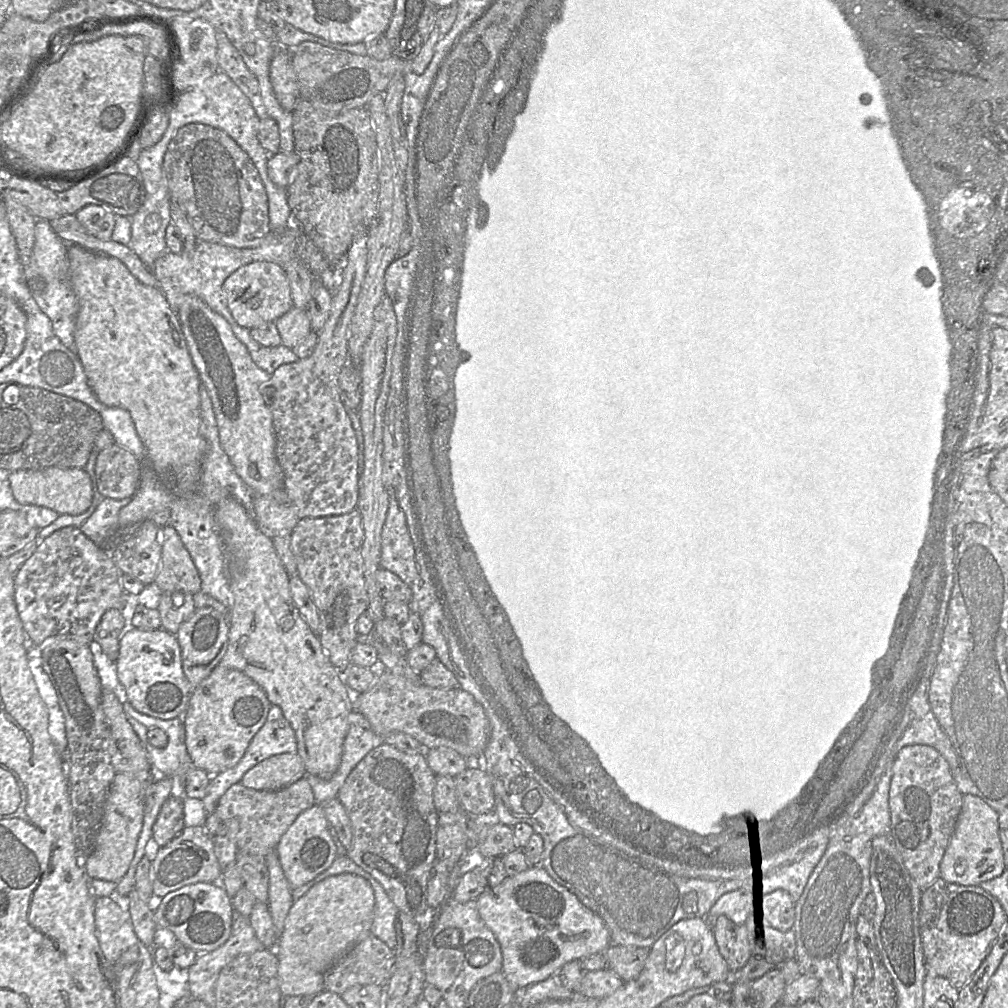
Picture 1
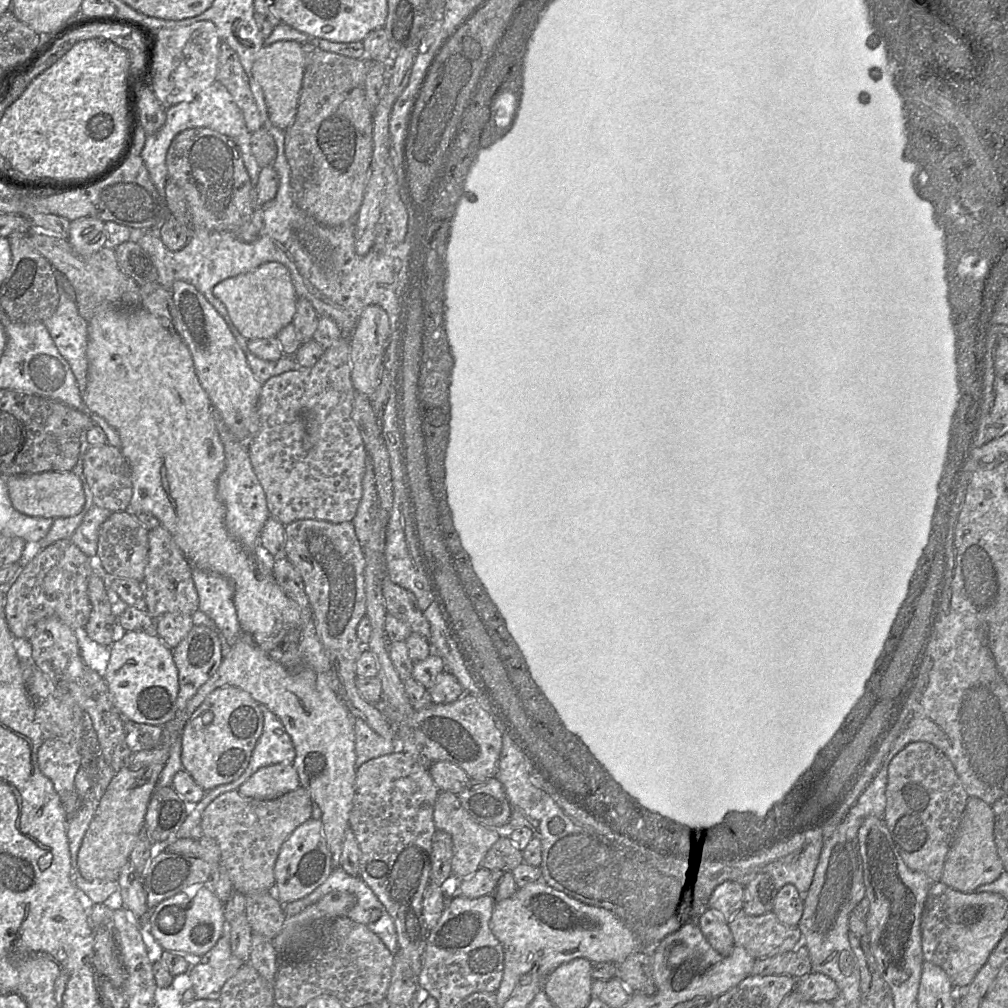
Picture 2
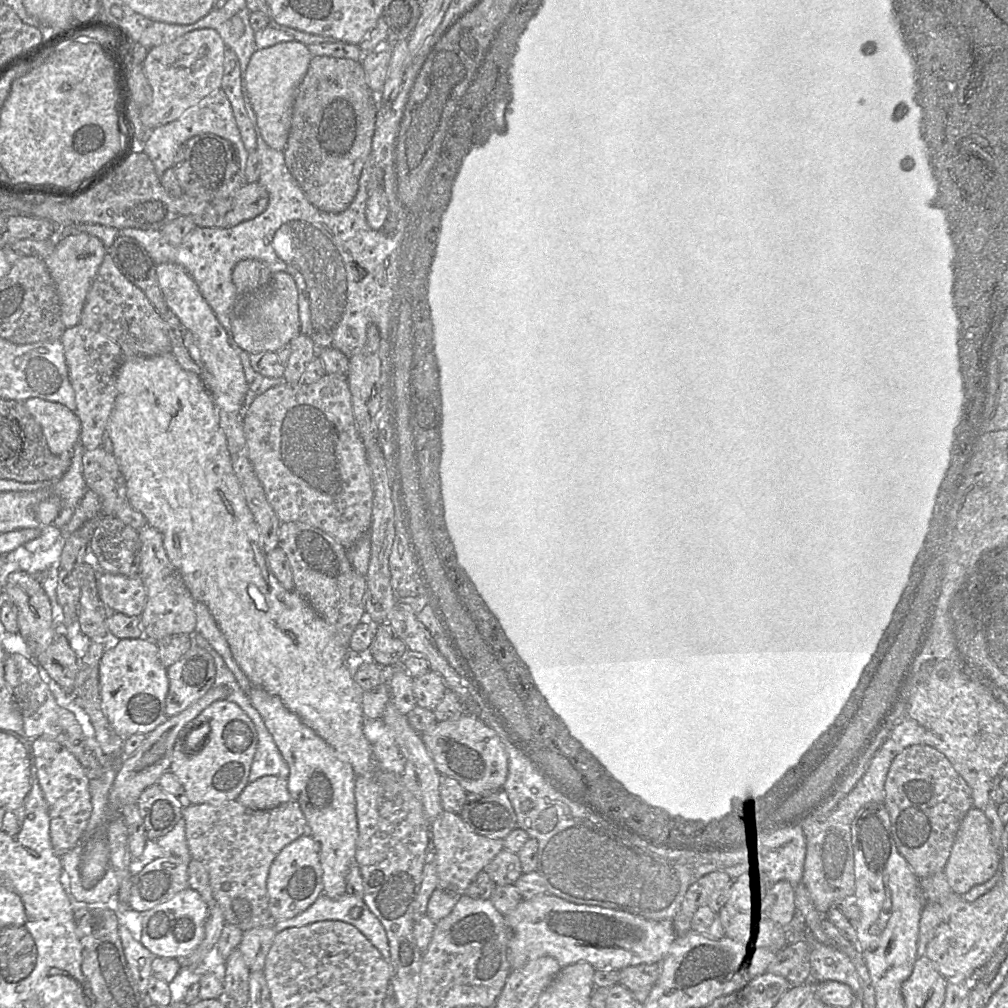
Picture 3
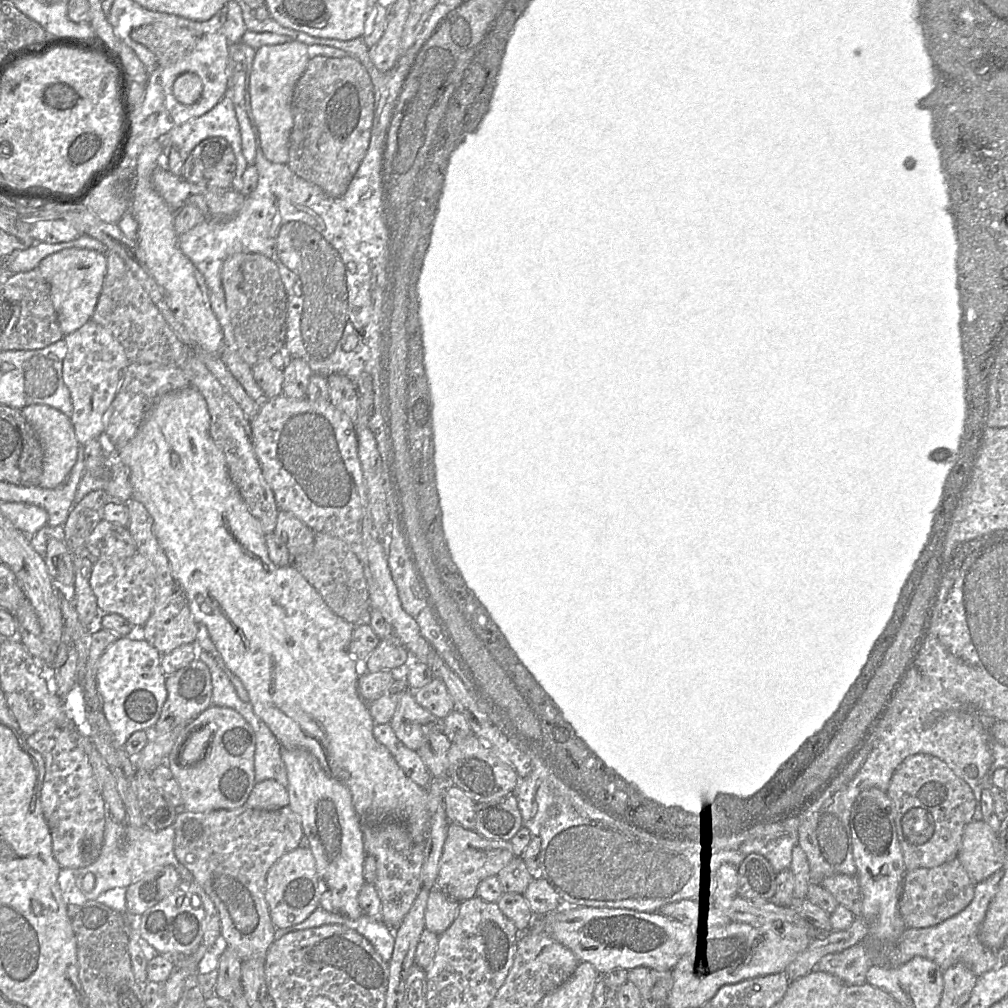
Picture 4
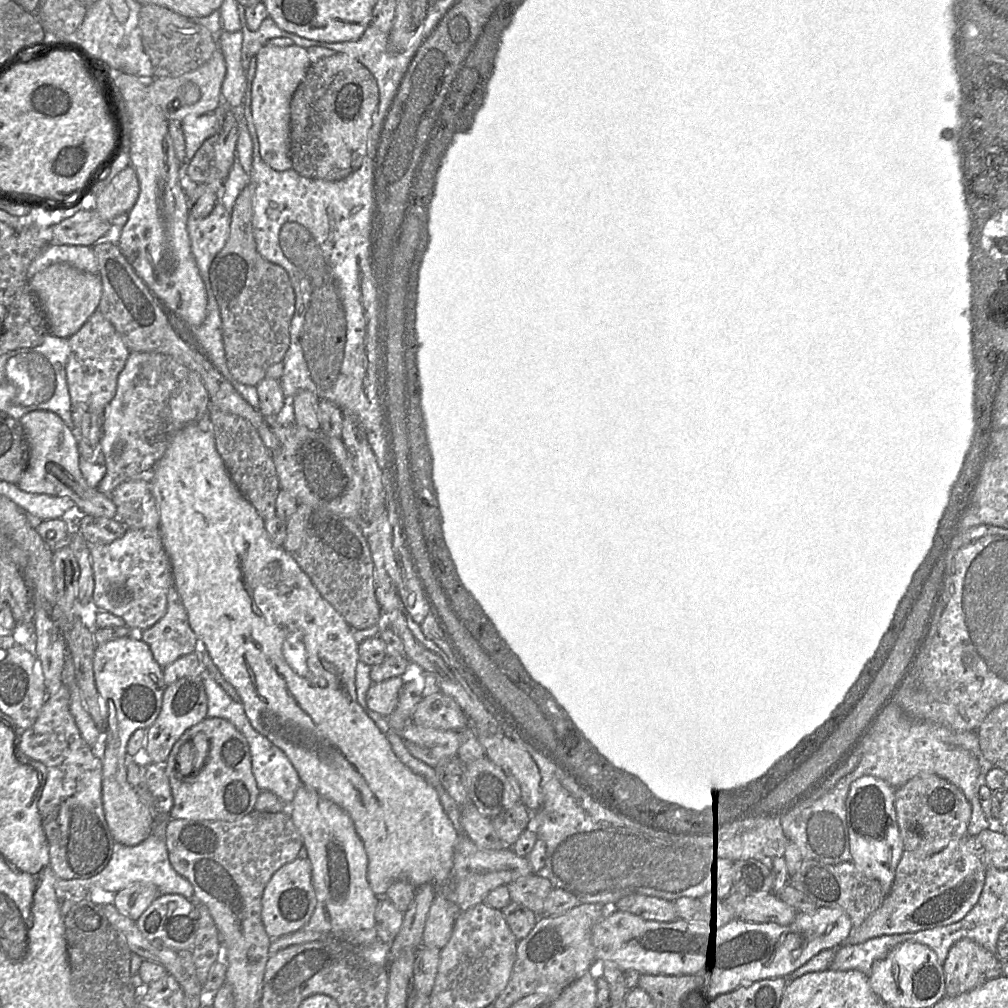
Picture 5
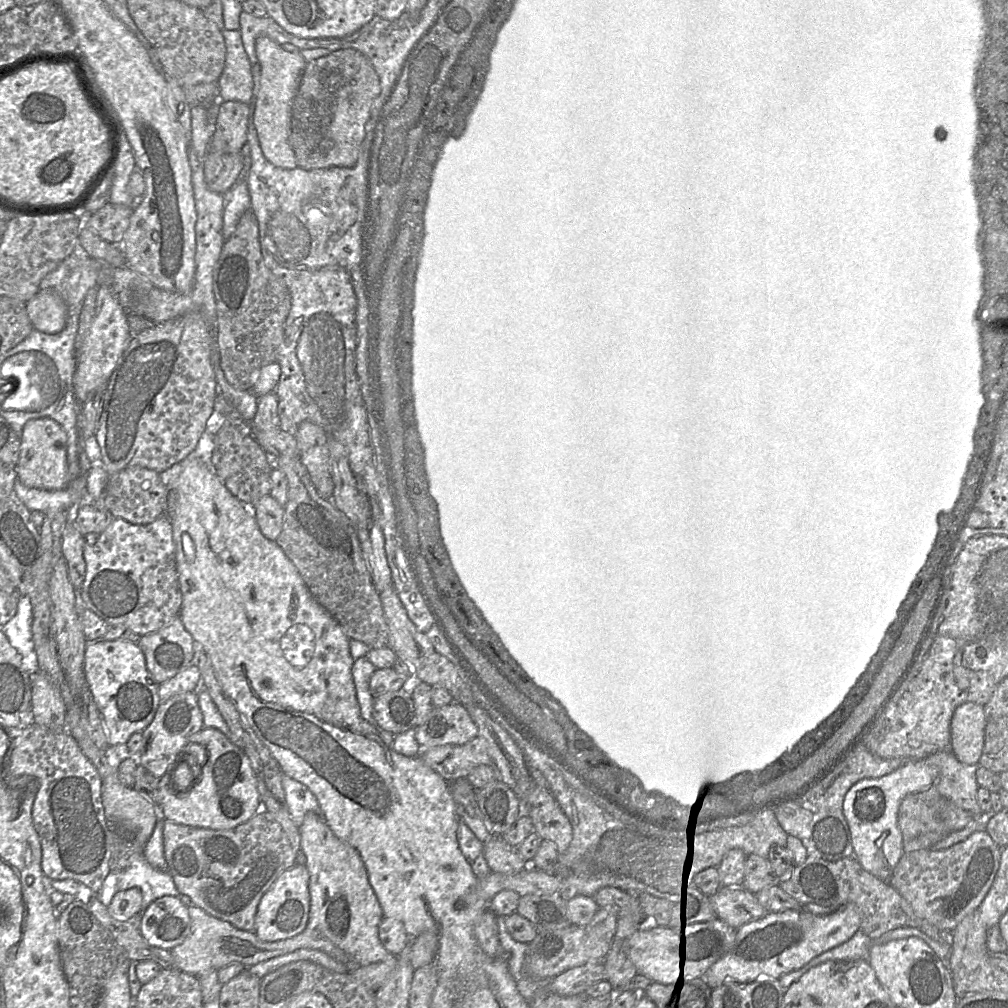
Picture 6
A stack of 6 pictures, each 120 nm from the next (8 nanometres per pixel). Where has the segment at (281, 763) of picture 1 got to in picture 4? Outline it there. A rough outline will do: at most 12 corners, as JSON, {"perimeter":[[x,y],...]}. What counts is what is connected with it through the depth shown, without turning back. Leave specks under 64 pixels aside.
{"perimeter":[[273,779],[254,784],[243,806],[278,810],[286,788]]}

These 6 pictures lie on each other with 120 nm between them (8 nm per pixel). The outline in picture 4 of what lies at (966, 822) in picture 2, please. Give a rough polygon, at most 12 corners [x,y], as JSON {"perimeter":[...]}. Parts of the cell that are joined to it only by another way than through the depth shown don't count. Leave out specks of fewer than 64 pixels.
{"perimeter":[[965,826],[957,858],[975,884],[1002,869],[997,834]]}

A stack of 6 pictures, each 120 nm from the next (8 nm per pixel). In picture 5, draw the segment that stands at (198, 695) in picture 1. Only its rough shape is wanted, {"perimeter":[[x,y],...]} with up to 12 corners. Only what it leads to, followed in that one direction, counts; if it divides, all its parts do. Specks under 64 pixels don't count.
{"perimeter":[[205,717],[199,768],[165,767],[170,819],[236,821],[260,789],[249,744]]}

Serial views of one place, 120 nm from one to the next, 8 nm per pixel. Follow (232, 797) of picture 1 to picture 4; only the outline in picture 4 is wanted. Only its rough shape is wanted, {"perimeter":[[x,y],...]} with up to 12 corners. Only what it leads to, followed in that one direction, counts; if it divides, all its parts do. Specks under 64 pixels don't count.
{"perimeter":[[287,806],[178,812],[174,854],[225,947],[265,959],[266,876],[303,836]]}

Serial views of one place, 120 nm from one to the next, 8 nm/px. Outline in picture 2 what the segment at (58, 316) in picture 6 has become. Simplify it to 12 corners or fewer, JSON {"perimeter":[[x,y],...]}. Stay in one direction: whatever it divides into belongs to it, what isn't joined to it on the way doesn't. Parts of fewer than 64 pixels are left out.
{"perimeter":[[103,220],[71,221],[68,241],[82,255],[105,246]]}

